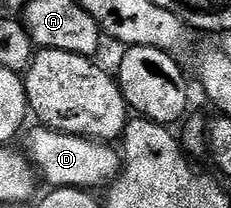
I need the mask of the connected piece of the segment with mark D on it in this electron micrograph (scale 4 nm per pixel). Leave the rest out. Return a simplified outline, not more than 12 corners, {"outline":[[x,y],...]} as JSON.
{"outline":[[26,130],[24,154],[54,187],[108,188],[123,159],[105,141]]}

